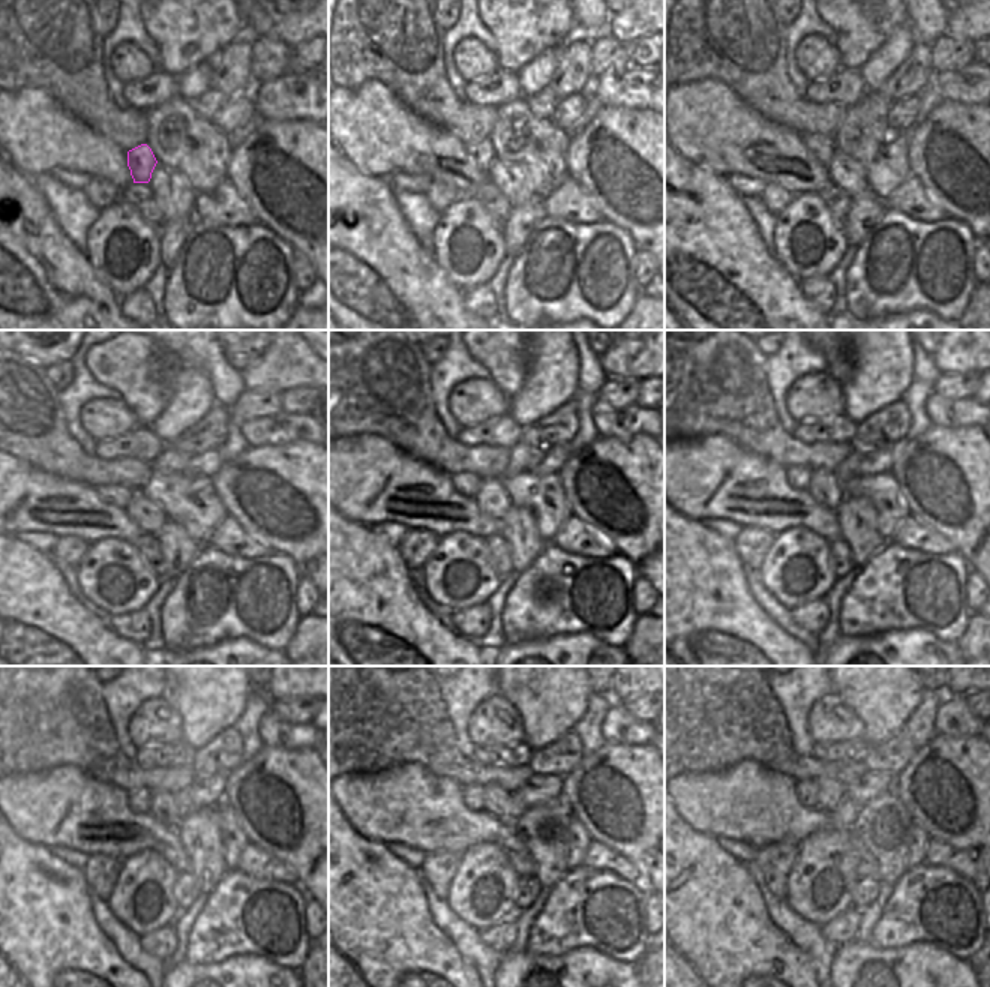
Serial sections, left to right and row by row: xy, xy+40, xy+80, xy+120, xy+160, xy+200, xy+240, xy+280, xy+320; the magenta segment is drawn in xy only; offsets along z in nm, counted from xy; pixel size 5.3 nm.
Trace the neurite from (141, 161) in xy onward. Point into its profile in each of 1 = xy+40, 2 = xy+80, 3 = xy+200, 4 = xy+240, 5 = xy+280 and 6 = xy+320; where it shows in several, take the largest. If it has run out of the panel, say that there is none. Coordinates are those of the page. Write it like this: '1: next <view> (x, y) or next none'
1: next xy+40 (482, 153)
2: next xy+80 (822, 147)
3: next xy+200 (812, 464)
4: next xy+240 (140, 800)
5: next xy+280 (473, 795)
6: next xy+320 (806, 789)

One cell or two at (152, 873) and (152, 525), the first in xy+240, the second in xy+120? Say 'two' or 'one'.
two

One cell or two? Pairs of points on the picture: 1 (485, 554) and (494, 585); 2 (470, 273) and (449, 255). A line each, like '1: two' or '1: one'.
1: one
2: one

